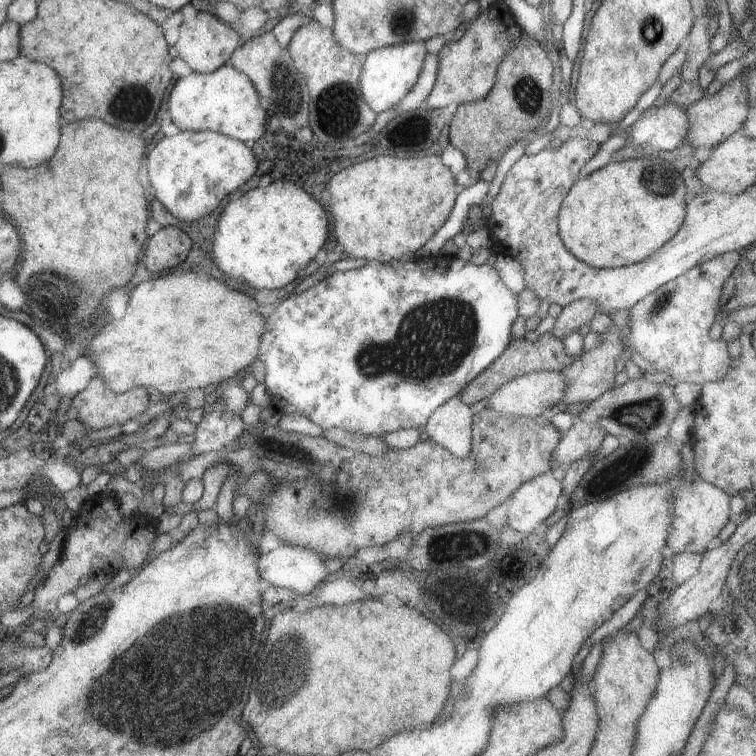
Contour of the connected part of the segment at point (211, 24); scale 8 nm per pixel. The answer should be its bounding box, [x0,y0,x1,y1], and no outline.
[174,12,241,73]

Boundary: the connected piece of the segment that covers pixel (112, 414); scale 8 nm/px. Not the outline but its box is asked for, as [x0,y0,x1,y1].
[72,376,151,429]

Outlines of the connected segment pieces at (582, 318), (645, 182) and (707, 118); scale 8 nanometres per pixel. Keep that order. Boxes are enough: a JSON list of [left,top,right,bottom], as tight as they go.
[[544,300,596,339],[557,155,686,269],[684,67,748,149]]

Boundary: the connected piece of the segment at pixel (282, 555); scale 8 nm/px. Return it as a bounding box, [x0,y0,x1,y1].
[257,545,327,597]

